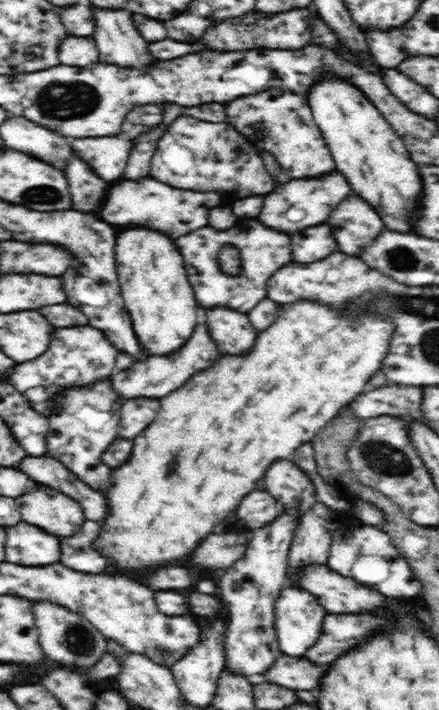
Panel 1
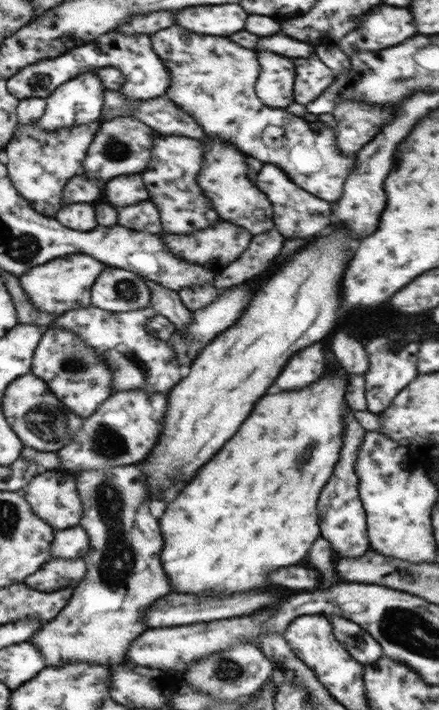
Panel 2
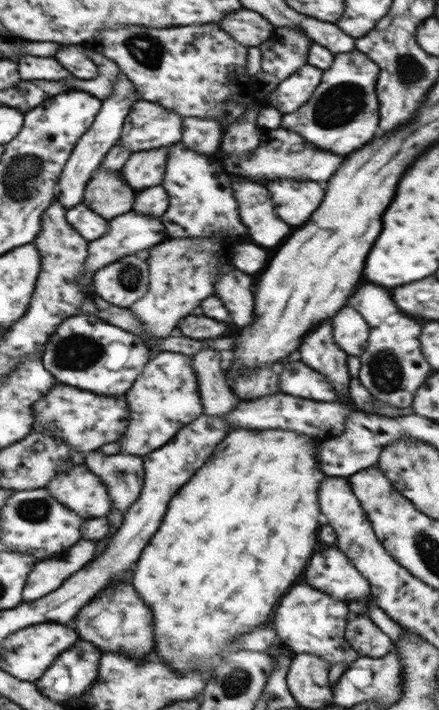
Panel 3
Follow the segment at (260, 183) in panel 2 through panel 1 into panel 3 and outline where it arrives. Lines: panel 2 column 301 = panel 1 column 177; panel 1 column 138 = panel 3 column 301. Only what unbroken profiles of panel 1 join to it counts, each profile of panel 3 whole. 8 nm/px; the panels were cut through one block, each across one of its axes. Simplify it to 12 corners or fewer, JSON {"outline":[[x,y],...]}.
{"outline":[[310,180],[266,182],[276,214],[300,226],[320,206],[324,190]]}

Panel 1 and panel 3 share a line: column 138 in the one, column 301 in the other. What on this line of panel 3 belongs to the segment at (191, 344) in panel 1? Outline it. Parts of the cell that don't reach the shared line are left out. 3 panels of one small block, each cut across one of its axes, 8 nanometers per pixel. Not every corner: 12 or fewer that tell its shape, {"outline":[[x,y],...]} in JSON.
{"outline":[[302,362],[280,374],[280,392],[316,402],[339,396],[326,378]]}

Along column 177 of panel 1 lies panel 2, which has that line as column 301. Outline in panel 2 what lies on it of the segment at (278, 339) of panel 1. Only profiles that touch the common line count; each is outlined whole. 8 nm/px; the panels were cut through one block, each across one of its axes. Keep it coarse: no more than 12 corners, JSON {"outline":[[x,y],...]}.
{"outline":[[344,378],[264,396],[160,518],[172,592],[270,586],[320,536]]}

